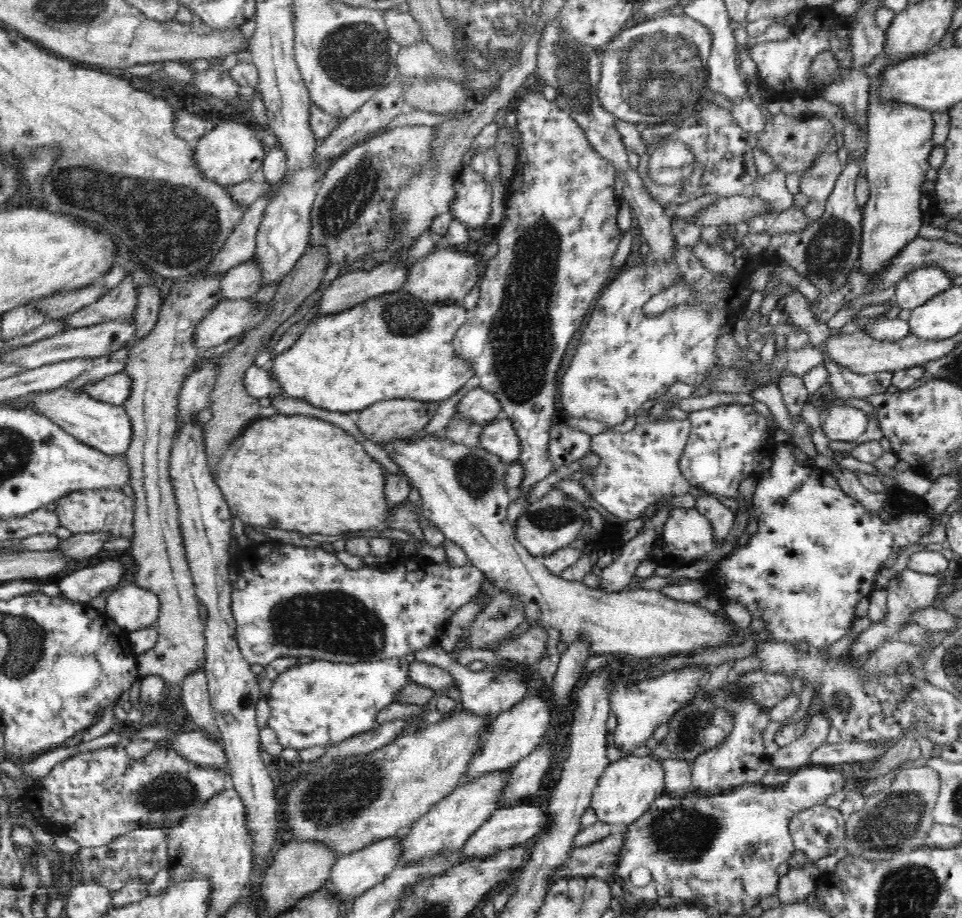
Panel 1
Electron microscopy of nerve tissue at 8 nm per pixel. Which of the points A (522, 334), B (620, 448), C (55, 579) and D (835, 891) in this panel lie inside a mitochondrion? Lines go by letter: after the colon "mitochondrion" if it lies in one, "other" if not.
A: mitochondrion
B: other
C: other
D: other

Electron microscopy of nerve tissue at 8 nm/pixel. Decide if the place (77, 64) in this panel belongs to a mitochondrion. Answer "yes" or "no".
no

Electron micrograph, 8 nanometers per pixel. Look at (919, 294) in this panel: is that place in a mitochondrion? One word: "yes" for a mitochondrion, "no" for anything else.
no

